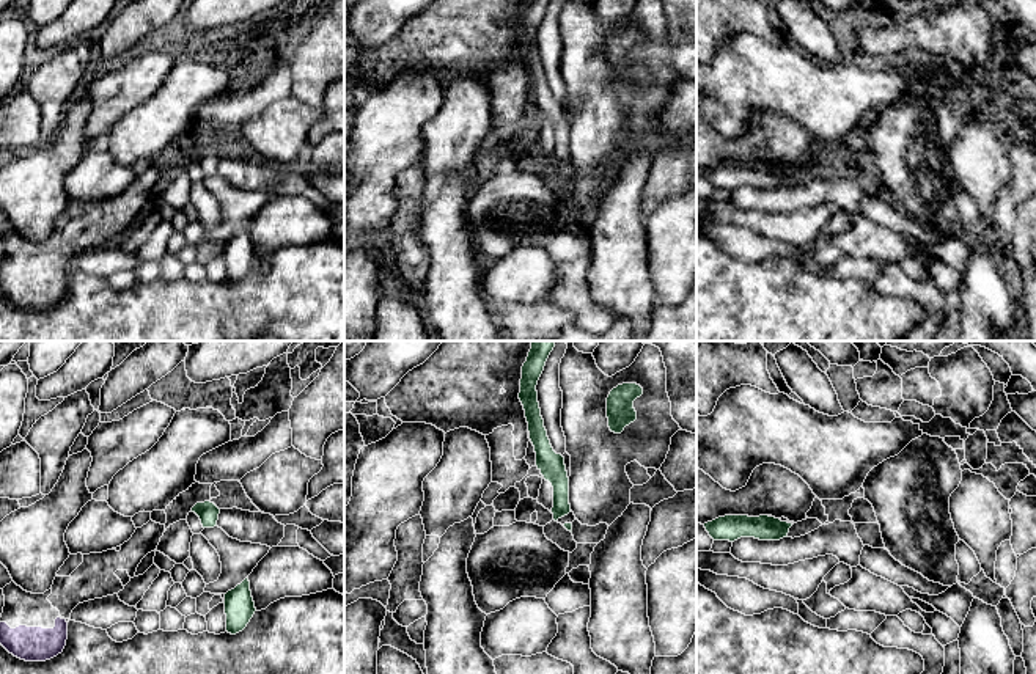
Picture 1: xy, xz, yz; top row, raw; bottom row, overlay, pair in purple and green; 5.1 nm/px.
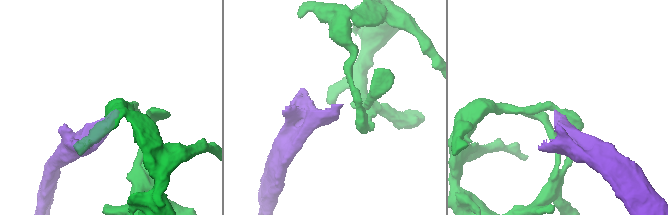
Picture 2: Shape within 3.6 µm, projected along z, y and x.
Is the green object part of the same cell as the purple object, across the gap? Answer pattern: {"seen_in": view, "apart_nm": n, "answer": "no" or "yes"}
{"seen_in": "xy", "apart_nm": 800, "answer": "no"}

